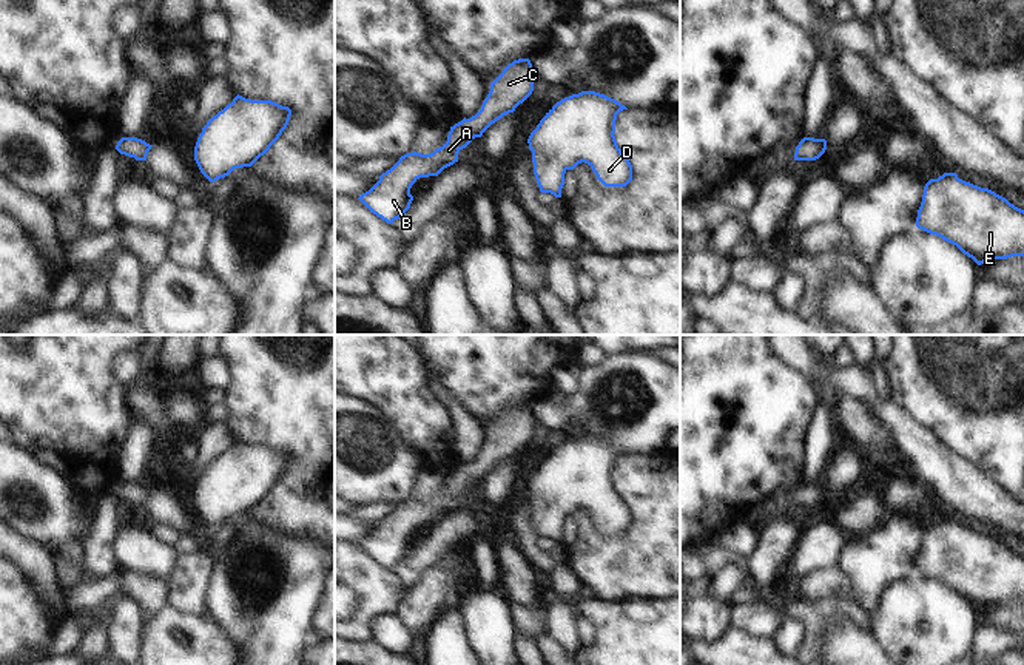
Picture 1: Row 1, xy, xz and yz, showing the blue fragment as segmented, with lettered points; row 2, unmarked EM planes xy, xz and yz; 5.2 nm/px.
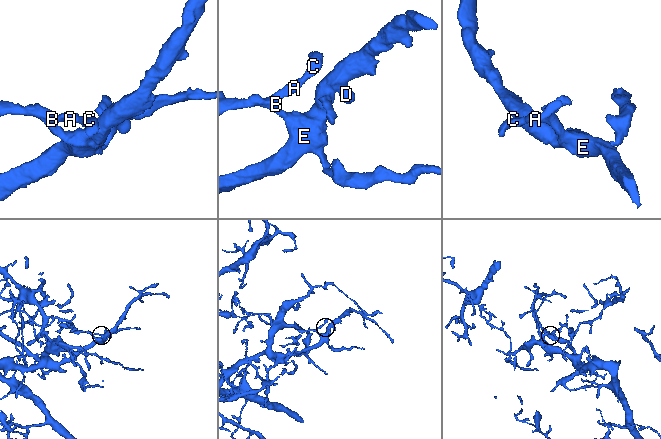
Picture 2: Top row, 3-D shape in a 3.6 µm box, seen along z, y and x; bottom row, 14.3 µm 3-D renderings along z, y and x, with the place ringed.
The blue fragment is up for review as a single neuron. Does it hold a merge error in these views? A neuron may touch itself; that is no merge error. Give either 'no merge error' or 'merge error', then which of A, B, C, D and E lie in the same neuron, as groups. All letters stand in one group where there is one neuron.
no merge error | A B C D E

